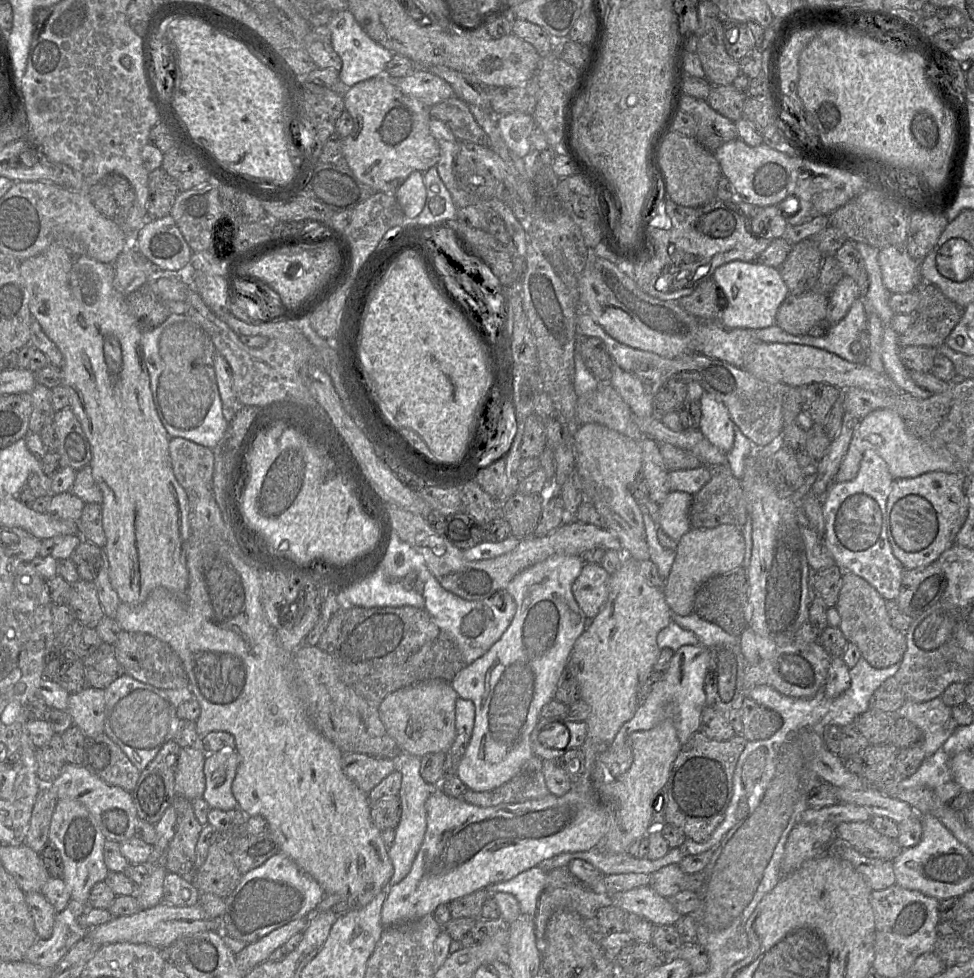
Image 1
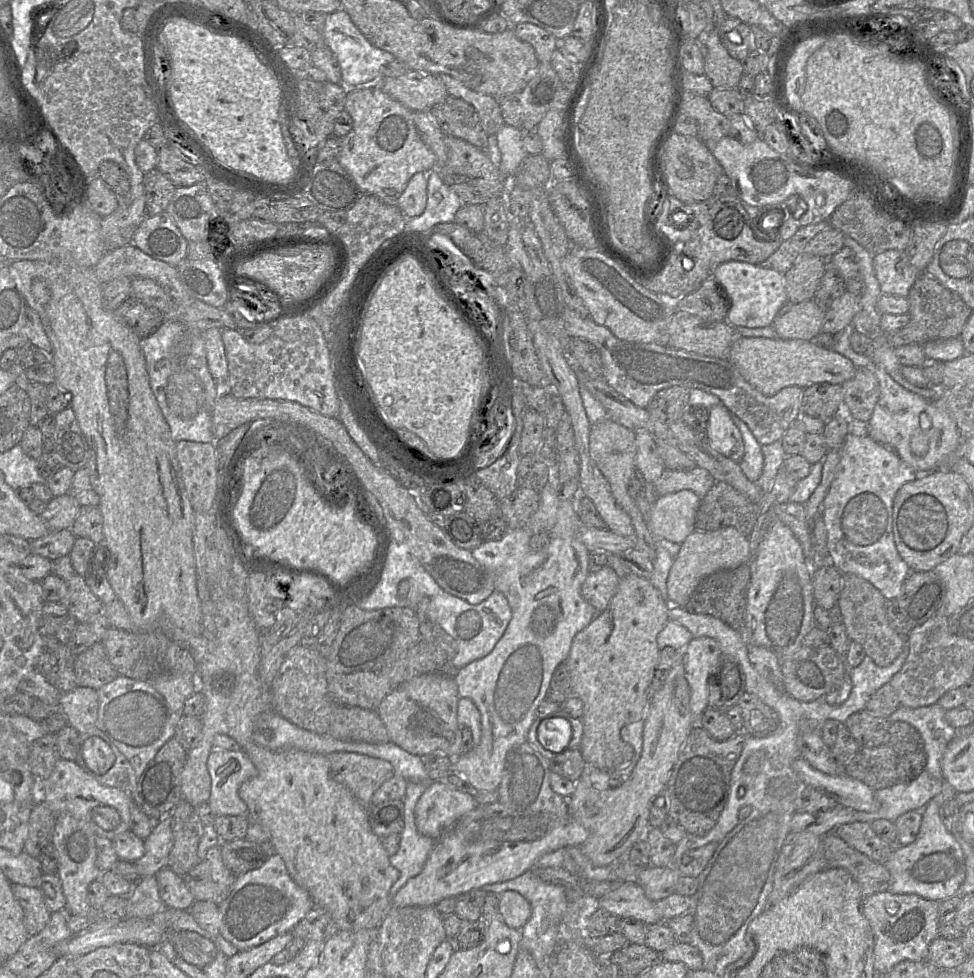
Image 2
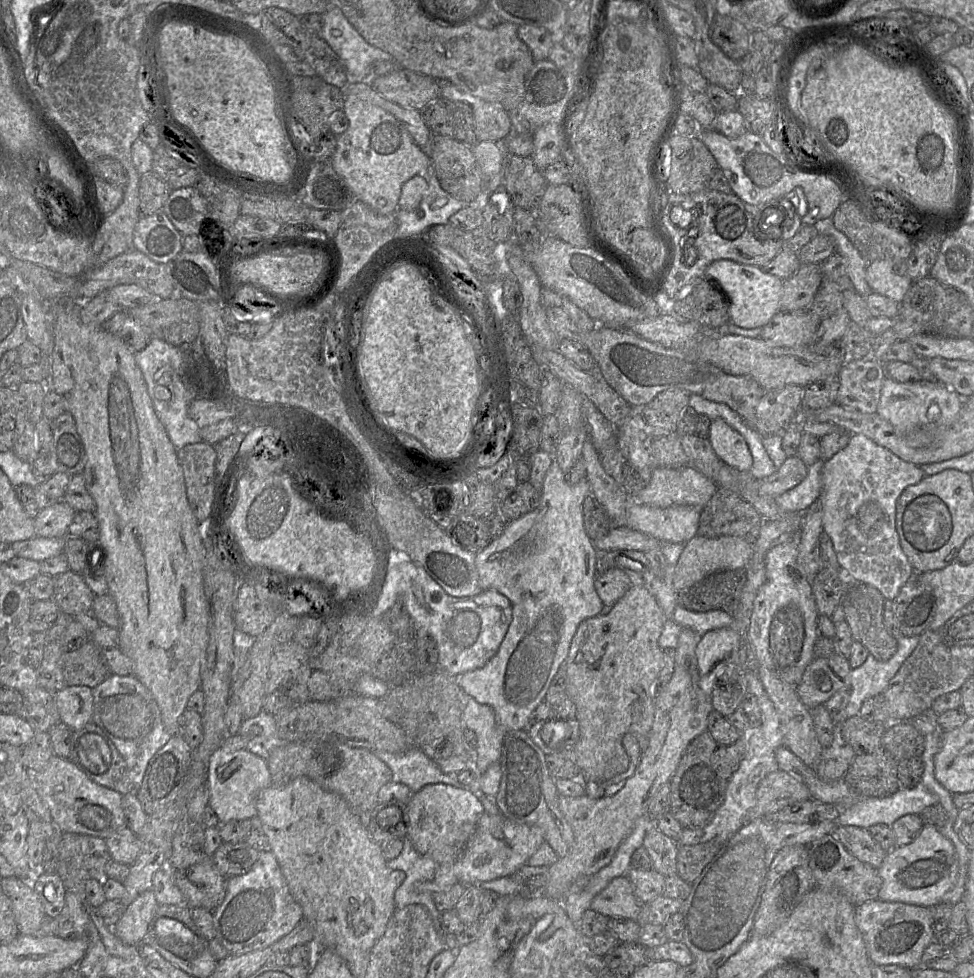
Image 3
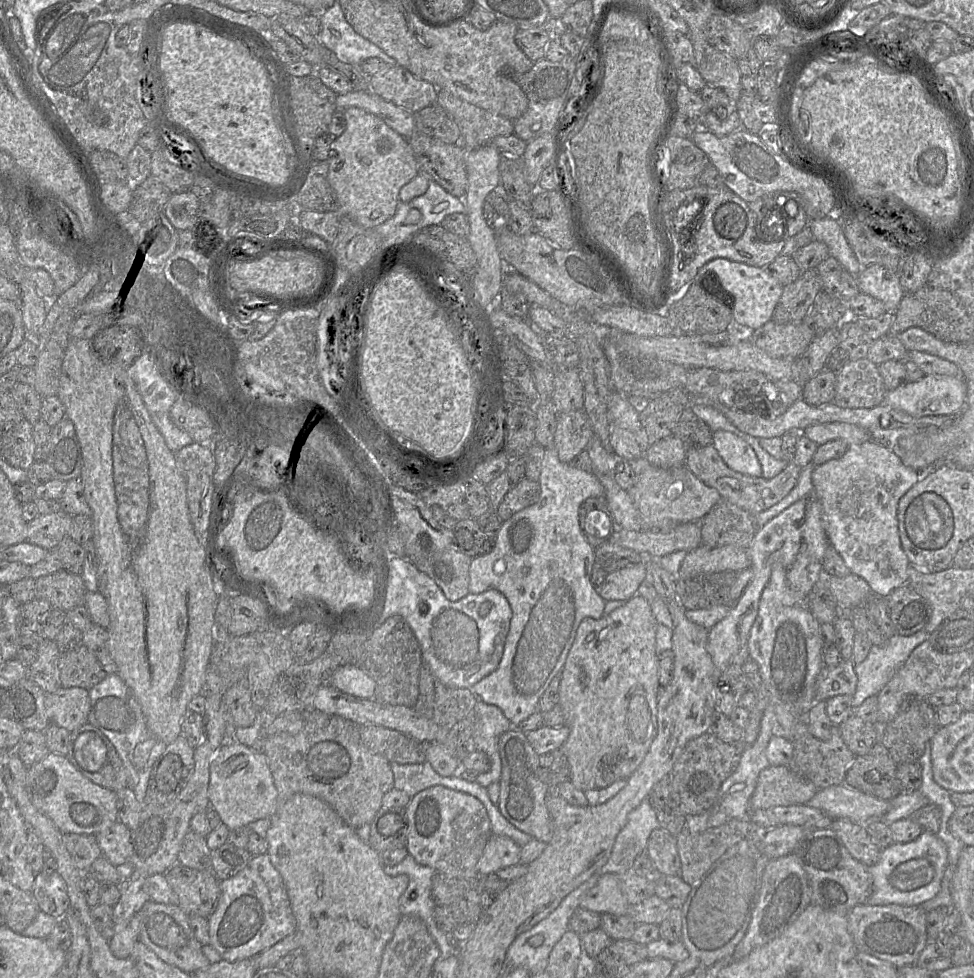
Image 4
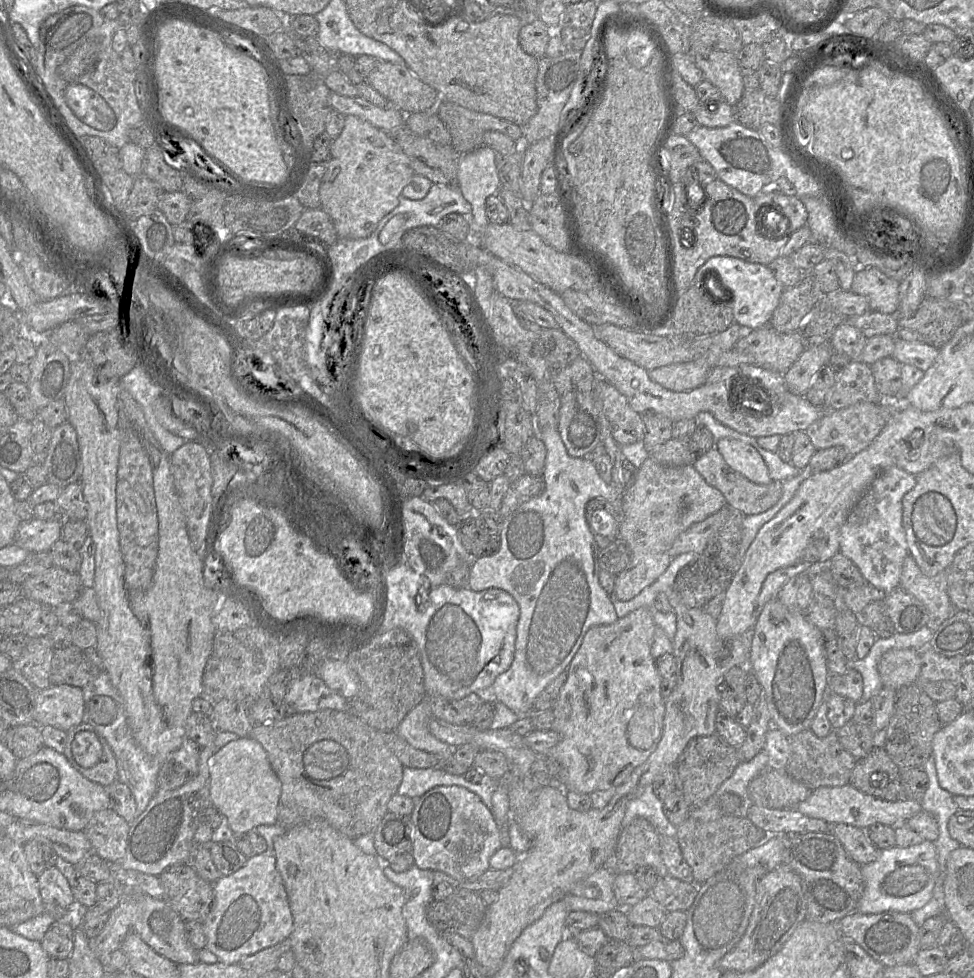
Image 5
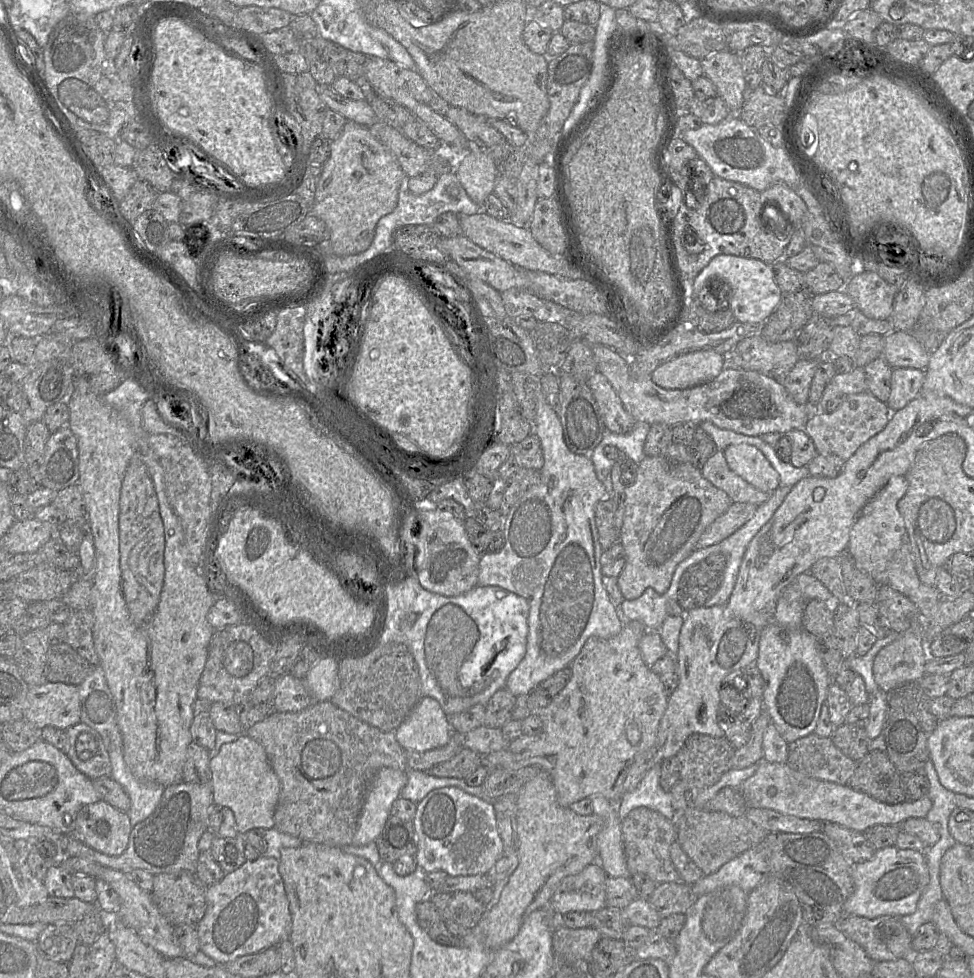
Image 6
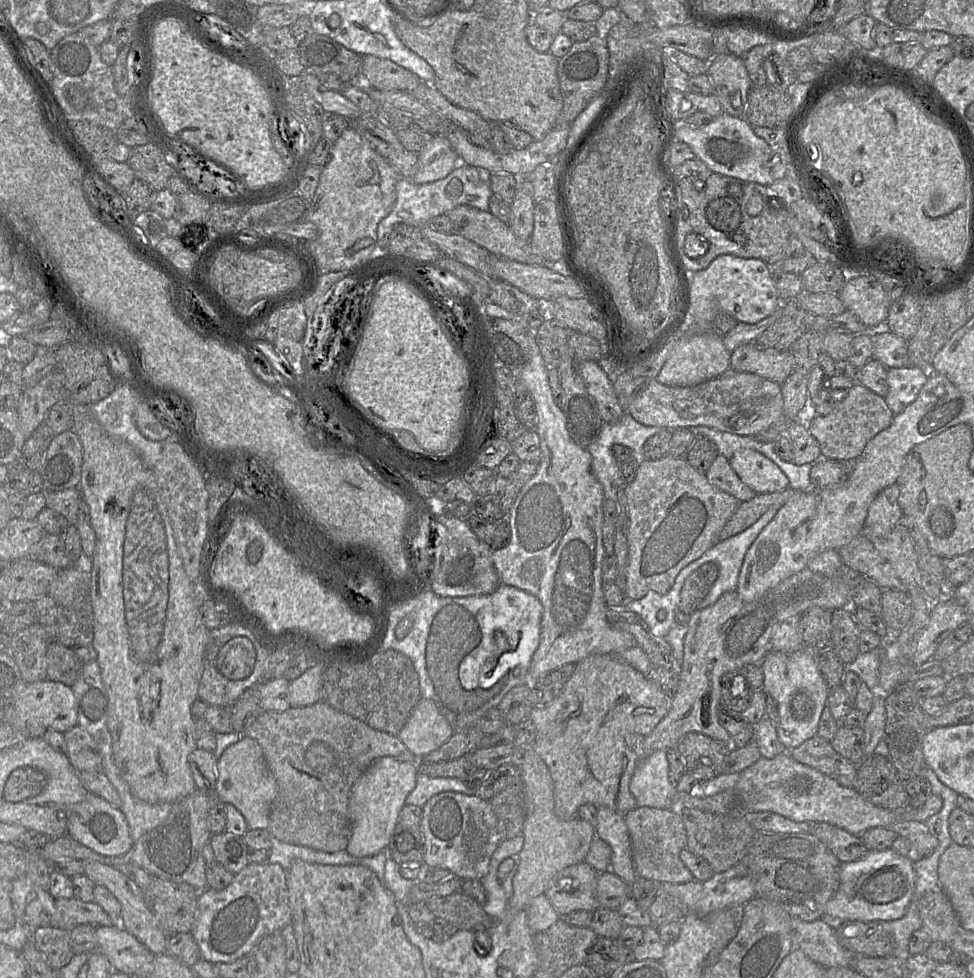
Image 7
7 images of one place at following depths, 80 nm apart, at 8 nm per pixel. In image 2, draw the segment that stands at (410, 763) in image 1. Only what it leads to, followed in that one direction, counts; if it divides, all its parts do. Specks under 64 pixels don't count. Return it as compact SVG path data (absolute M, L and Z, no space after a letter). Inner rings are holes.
M409 781L404 802L404 828L400 833L399 849L389 857L389 861L399 872L399 878L390 889L390 900L406 884L406 882L417 876L425 866L435 841L421 834L416 826L415 807L425 792L427 784Z

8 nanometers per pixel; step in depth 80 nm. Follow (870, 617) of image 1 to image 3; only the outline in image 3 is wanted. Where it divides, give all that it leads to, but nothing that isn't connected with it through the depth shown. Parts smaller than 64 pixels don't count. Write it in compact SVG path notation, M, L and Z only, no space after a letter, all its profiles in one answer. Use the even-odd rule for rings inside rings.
M855 582L846 591L841 606L844 609L845 621L848 623L854 641L862 643L869 654L880 662L888 661L897 651L897 639L888 633L883 620L886 599L875 587Z

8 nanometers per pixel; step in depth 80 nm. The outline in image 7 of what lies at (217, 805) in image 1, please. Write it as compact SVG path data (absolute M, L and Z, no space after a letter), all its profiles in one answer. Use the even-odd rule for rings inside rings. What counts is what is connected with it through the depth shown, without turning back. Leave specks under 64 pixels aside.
M242 738L228 746L217 759L214 798L232 804L244 817L248 830L266 829L270 808L277 795L277 783L265 761L262 748L254 739Z

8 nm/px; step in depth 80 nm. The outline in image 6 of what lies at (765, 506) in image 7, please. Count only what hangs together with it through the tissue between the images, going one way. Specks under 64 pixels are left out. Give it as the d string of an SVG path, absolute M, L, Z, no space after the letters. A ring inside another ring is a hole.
M733 503L705 529L697 542L697 548L708 547L732 535L754 516L757 508L754 504Z

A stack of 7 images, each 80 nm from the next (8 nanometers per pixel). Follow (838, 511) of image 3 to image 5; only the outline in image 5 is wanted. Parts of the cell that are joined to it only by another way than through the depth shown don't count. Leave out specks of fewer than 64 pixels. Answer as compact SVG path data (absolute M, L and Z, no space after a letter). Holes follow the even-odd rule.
M896 466L883 470L840 530L840 553L856 565L870 585L885 594L900 587L902 565L908 555L902 524L902 499L916 485L916 477Z

